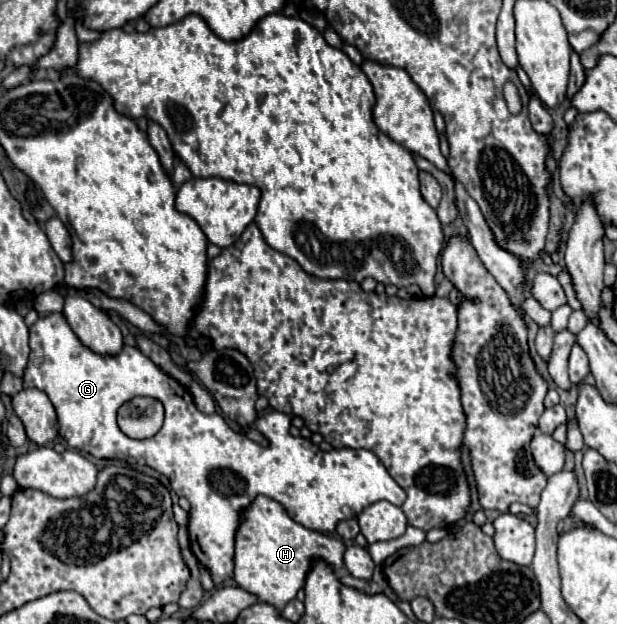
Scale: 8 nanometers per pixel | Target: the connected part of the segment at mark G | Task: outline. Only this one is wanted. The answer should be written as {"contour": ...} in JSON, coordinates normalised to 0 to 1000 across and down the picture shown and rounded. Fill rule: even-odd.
{"contour":[[[79,503],[73,510],[63,510],[53,522],[47,522],[47,558],[50,558],[50,577],[41,590],[37,619],[63,622],[79,635],[83,647],[92,657],[96,696],[99,702],[105,702],[105,708],[115,718],[141,724],[151,734],[173,734],[173,737],[219,734],[225,740],[232,737],[238,747],[245,747],[248,753],[274,766],[277,785],[287,795],[300,795],[306,801],[310,881],[319,891],[319,897],[342,917],[348,936],[358,936],[378,923],[384,840],[391,833],[394,817],[420,792],[449,801],[478,837],[514,853],[543,853],[546,837],[579,827],[592,811],[611,801],[627,801],[640,811],[650,811],[656,804],[653,782],[630,763],[630,756],[605,724],[572,721],[572,718],[524,724],[504,705],[494,705],[488,699],[485,702],[472,699],[468,696],[472,667],[459,660],[436,660],[413,676],[413,686],[439,708],[429,718],[404,705],[400,699],[378,692],[352,660],[345,663],[323,660],[306,622],[290,615],[284,606],[271,603],[254,583],[248,583],[238,571],[232,571],[225,558],[203,551],[193,567],[154,567],[122,538],[122,532],[105,516],[102,503]],[[219,635],[251,638],[267,654],[267,673],[261,689],[251,699],[235,705],[216,705],[203,699],[190,683],[190,654],[196,654],[203,644],[216,641]]]}

